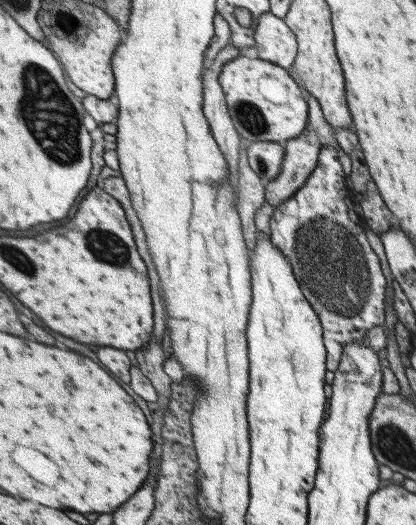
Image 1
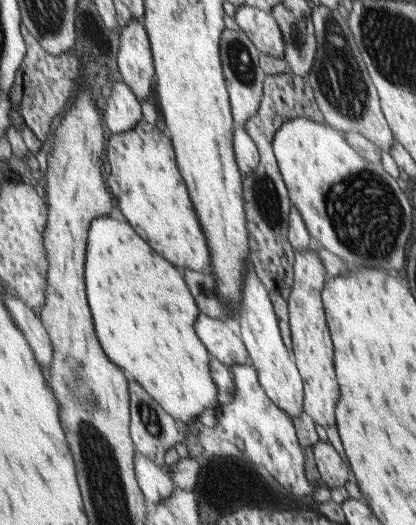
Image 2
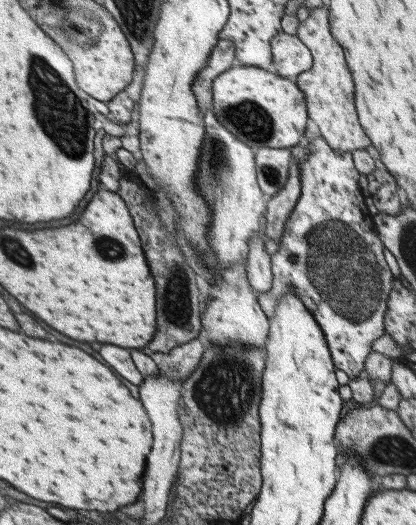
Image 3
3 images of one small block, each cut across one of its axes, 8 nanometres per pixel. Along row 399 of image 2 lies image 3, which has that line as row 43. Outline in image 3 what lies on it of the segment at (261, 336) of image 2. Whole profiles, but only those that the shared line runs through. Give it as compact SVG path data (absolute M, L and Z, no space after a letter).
M285 31L271 41L275 56L274 67L280 75L297 80L301 73L311 70L314 65L312 50L298 37Z

